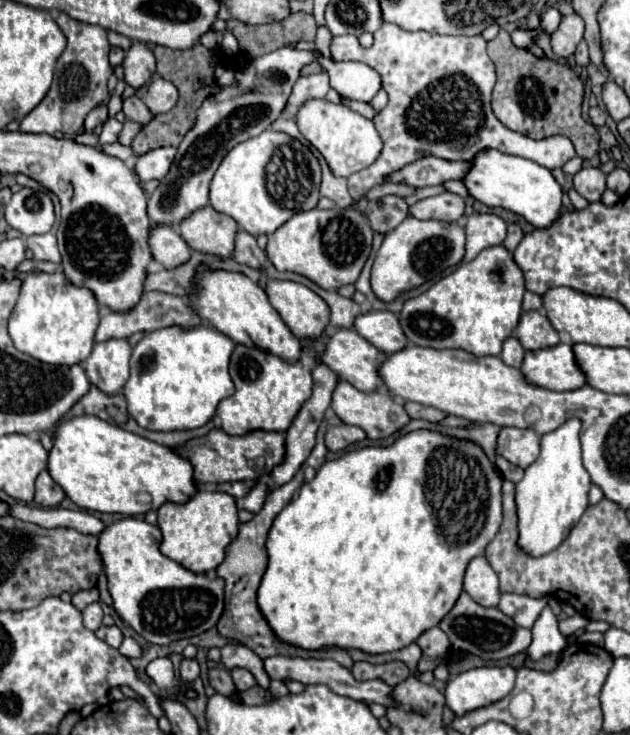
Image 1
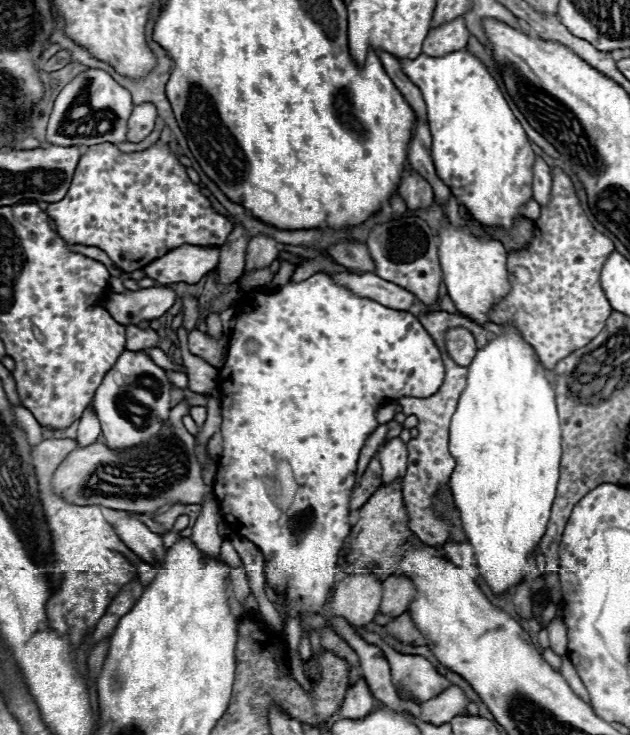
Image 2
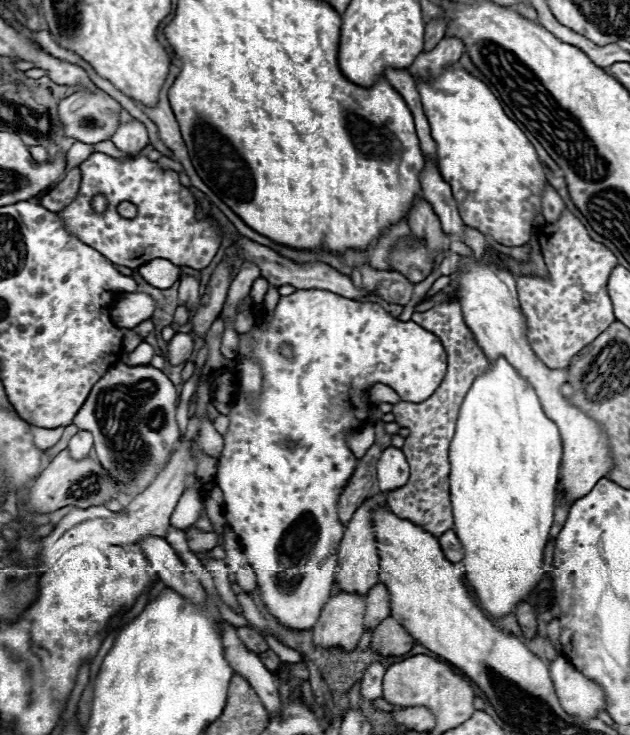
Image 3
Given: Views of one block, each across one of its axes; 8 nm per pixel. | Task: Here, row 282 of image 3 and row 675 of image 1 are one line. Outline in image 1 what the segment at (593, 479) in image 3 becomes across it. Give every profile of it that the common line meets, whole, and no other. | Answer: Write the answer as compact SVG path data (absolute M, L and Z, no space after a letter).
M482 666L454 676L446 686L446 704L460 716L508 696L514 688L512 666Z

